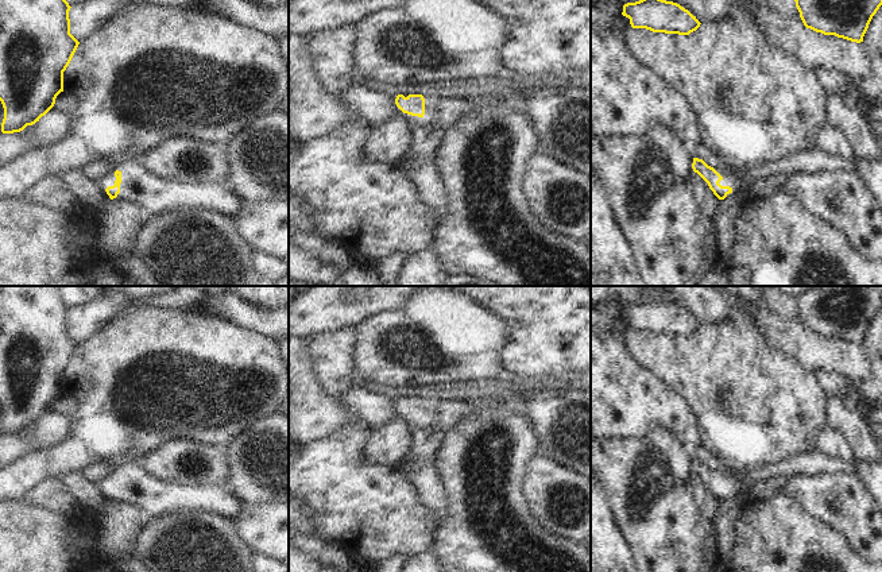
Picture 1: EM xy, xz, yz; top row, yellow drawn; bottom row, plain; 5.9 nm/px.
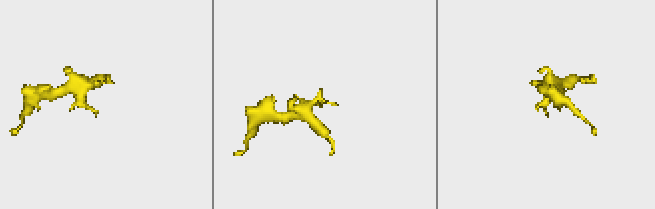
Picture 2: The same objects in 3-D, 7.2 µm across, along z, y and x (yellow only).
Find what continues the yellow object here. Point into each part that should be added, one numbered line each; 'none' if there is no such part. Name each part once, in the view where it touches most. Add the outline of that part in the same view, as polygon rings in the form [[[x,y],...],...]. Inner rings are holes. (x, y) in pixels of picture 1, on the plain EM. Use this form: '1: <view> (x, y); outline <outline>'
1: xy (154, 497); outline [[[127,461],[120,464],[115,467],[115,471],[111,475],[97,483],[107,500],[109,500],[109,498],[105,491],[115,487],[116,472],[121,475],[120,495],[116,502],[135,505],[143,511],[146,518],[159,518],[178,513],[214,513],[239,522],[244,513],[244,502],[237,495],[232,494],[225,486],[181,486],[174,482],[162,480],[148,472],[144,461]]]

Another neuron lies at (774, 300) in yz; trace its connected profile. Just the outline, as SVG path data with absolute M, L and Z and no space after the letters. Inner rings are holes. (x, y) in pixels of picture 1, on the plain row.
M771 286L761 287L759 305L778 316L800 320L793 297Z

